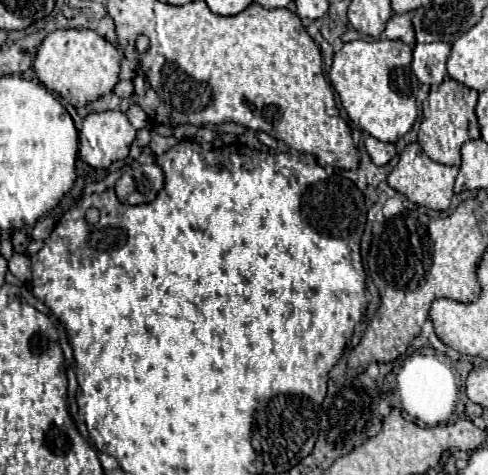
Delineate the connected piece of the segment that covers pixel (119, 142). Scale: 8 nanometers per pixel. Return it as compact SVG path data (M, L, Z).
M122 111L90 113L80 129L80 157L96 169L126 159L136 129Z

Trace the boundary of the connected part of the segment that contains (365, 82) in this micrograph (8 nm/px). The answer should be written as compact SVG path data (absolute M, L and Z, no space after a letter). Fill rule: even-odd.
M350 41L344 43L340 51L334 53L334 63L330 67L330 83L340 95L340 101L362 131L370 133L378 141L394 143L398 137L408 133L418 115L416 93L420 83L410 67L412 47L402 41Z

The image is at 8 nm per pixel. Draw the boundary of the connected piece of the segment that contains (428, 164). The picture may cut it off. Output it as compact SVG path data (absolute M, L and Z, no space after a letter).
M410 143L404 147L404 151L400 153L398 165L388 175L388 185L392 189L396 189L398 193L406 195L408 201L412 201L416 205L424 205L434 211L446 211L450 207L450 199L454 195L452 187L454 187L456 175L458 175L458 167L436 163L428 155L424 155L424 151L418 143Z

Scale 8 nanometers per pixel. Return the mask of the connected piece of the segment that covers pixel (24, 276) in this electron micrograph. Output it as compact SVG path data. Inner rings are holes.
M14 254L8 261L8 270L22 283L29 282L32 278L31 261L24 254Z

